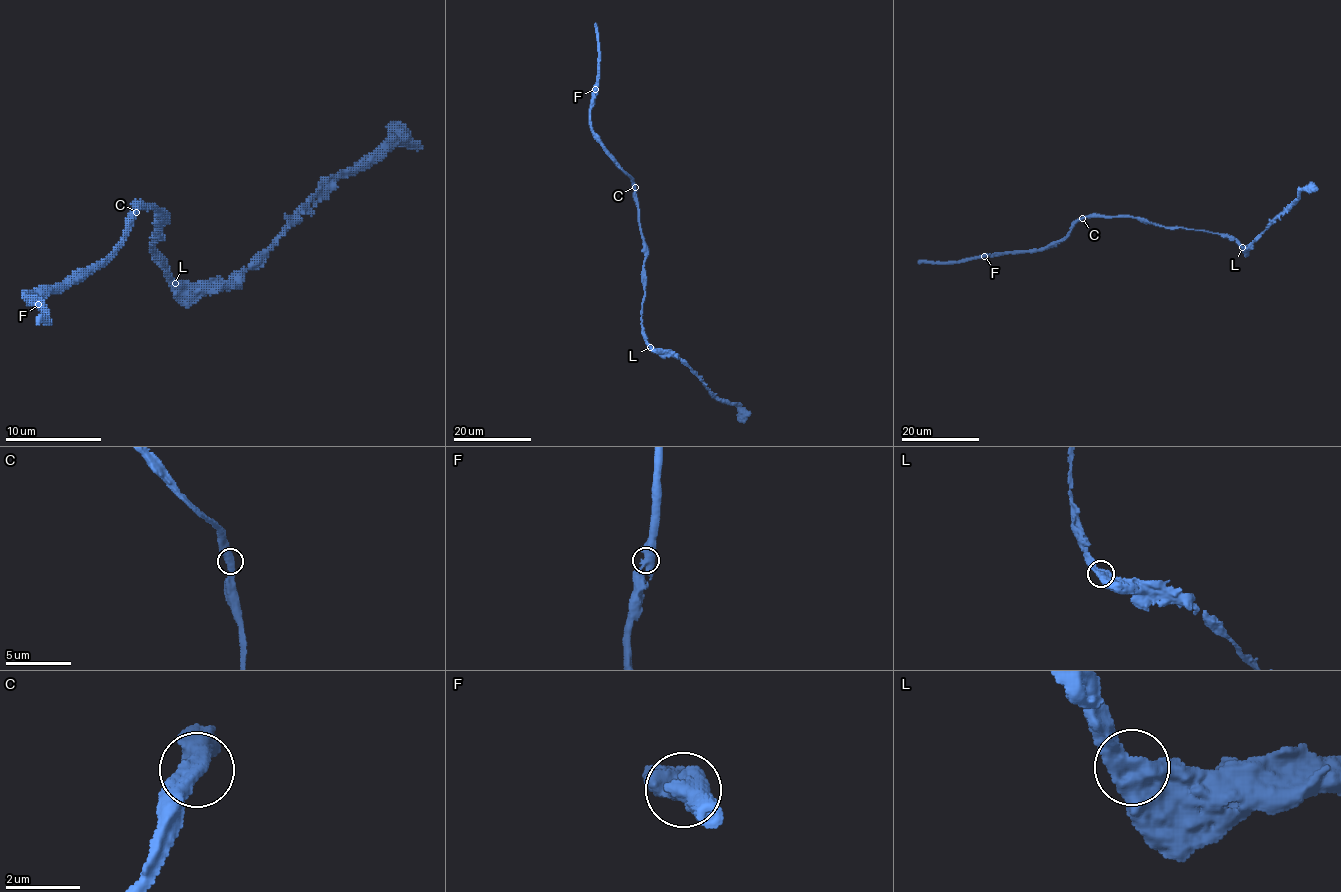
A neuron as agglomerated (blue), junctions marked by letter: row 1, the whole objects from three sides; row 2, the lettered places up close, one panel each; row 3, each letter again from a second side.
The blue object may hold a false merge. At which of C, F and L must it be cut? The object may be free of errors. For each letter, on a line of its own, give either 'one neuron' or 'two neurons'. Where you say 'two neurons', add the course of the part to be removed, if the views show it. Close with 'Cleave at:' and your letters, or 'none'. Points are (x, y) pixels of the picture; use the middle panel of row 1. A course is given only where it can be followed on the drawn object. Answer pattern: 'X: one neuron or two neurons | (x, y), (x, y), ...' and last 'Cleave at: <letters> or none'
C: one neuron
F: one neuron
L: one neuron
Cleave at: none

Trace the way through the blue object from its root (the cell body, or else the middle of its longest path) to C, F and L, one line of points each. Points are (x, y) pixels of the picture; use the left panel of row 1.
C: (162, 218), (155, 209), (135, 211)
F: (162, 218), (155, 209), (138, 209), (121, 242), (94, 269), (73, 283), (39, 291), (27, 298), (39, 305)
L: (162, 218), (157, 226), (159, 238), (152, 247), (164, 266), (164, 274), (174, 283)

